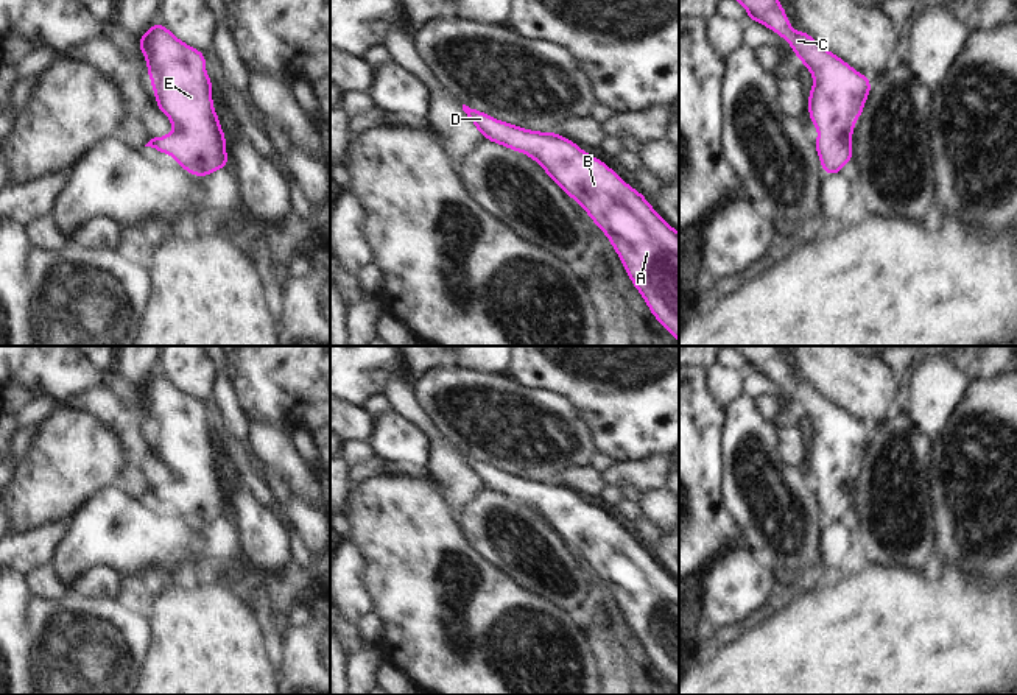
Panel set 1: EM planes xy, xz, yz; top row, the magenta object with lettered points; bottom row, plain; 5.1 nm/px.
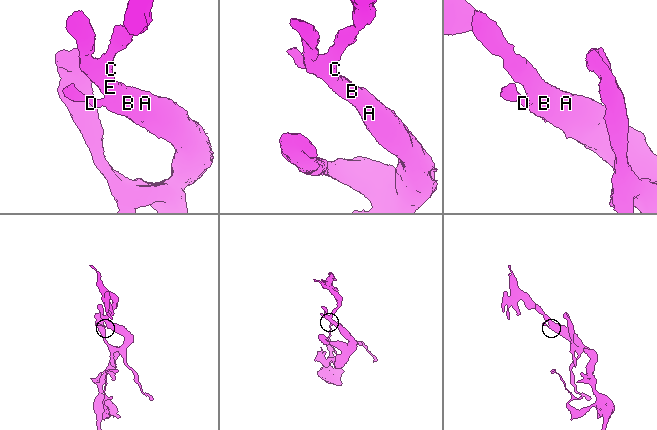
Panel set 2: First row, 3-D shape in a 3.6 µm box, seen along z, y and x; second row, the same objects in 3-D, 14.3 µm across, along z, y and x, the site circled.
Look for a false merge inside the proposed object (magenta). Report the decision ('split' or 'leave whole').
leave whole

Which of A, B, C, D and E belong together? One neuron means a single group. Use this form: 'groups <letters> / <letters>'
groups A B C D E

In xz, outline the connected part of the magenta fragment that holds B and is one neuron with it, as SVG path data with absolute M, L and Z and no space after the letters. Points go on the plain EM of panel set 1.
M463 453L486 489L525 502L607 584L654 667L679 692L679 583L603 510L558 482L500 471Z

